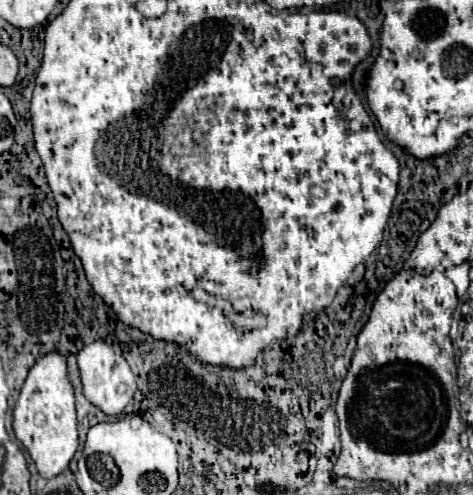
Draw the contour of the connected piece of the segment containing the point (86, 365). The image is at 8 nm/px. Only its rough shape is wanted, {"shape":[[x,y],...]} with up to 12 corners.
{"shape":[[104,341],[78,351],[84,397],[106,415],[132,401],[136,379]]}

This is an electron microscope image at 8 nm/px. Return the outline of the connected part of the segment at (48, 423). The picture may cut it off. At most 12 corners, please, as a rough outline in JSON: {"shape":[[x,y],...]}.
{"shape":[[60,353],[30,369],[12,429],[44,479],[78,447]]}

